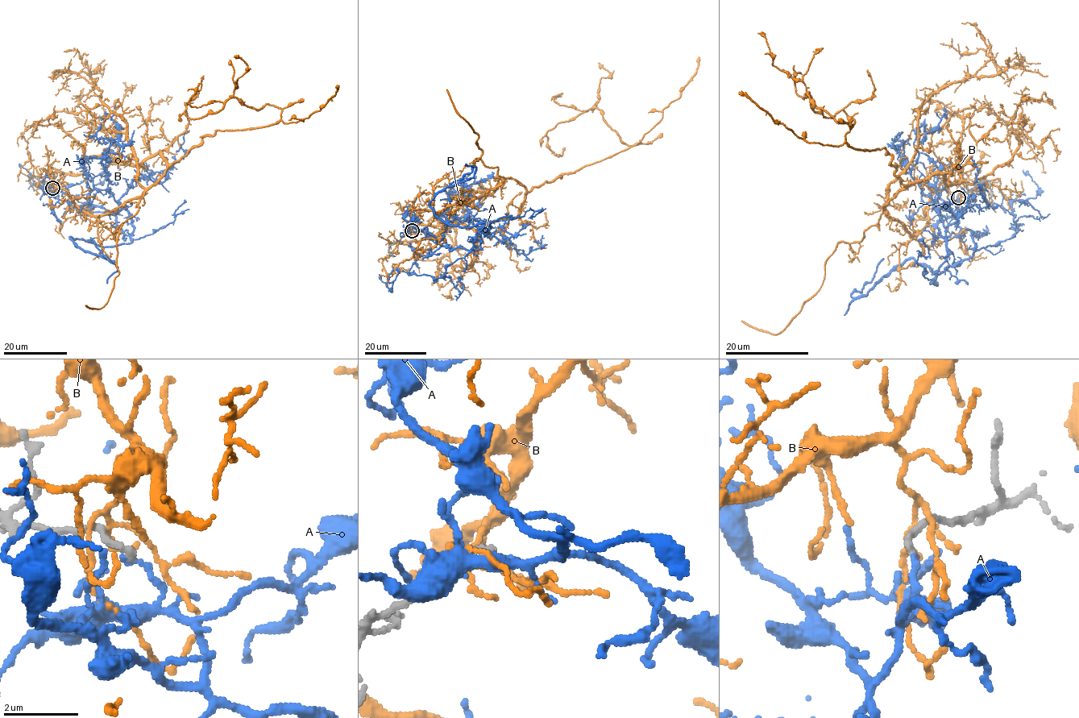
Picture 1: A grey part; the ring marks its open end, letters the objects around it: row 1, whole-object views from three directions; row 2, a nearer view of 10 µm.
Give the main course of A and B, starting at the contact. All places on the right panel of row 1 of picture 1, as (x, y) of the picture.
A: (957, 197), (953, 217), (975, 234), (973, 254), (936, 284), (931, 269), (906, 259), (852, 297), (884, 258)
B: (960, 193), (912, 238), (884, 210), (891, 156), (808, 97), (833, 116), (867, 70)

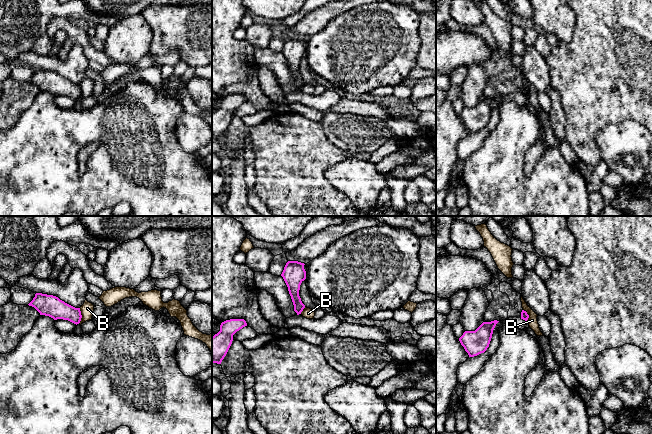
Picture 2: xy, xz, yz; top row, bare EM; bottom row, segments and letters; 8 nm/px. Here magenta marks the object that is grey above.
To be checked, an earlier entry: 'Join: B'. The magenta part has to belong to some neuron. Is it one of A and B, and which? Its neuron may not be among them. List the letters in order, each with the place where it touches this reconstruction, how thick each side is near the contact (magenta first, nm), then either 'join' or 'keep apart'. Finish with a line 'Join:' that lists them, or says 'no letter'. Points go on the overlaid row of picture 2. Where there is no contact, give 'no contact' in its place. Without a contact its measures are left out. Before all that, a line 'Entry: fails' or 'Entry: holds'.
Entry: fails
A: no contact | keep apart
B: xy (81, 316) | 170/100 nm | keep apart
Join: no letter

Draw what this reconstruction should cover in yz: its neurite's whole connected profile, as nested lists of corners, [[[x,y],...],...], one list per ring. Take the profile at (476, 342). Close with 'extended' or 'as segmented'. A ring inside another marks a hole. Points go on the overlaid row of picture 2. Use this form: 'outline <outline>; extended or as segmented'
outline [[[499,321],[483,322],[475,331],[465,331],[459,338],[469,357],[484,353],[489,347],[493,330]]]; as segmented

